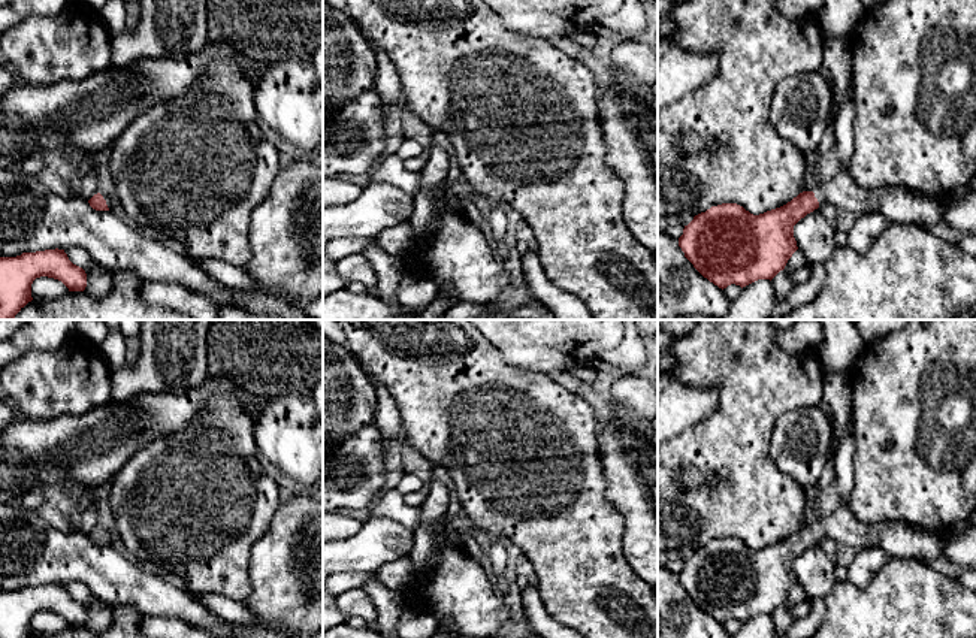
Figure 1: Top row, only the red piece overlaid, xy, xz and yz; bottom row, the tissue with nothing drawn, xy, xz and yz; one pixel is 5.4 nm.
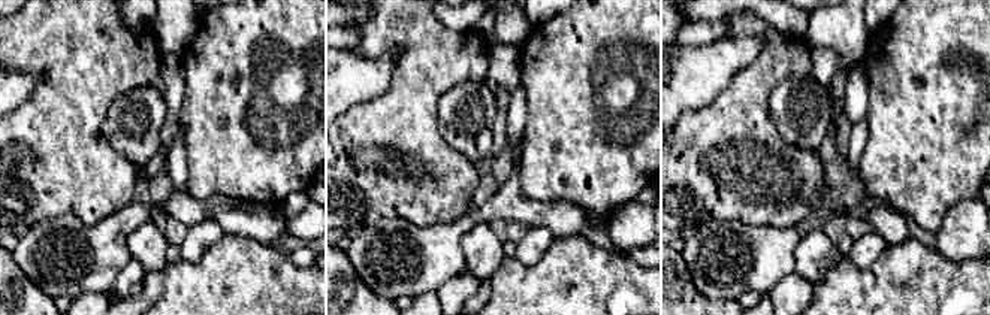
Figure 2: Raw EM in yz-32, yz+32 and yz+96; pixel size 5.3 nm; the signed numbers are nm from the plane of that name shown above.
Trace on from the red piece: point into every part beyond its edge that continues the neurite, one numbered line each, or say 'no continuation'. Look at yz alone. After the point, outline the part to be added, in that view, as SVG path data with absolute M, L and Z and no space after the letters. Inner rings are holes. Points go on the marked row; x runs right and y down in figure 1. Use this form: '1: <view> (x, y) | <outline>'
1: yz (897, 205) | M841 169L836 178L815 190L819 205L830 203L855 215L880 212L888 224L933 226L945 223L948 199L925 197L895 187L862 188Z

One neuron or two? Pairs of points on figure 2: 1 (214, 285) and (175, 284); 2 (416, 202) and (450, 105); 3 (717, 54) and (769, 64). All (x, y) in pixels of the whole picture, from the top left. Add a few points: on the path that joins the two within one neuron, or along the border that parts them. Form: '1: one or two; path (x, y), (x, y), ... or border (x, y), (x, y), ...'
1: one; path (205, 285), (184, 284)
2: two; border (440, 96), (438, 132), (453, 148), (465, 156)
3: two; border (761, 36), (761, 51), (729, 85)

